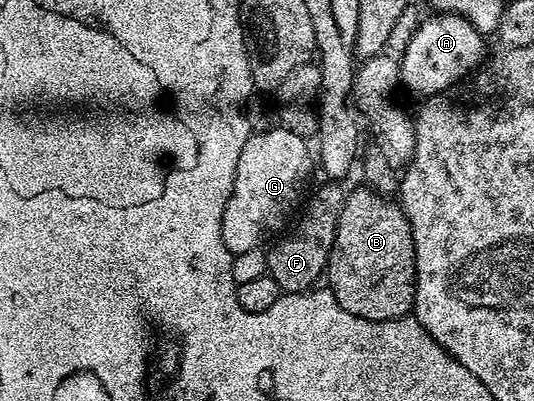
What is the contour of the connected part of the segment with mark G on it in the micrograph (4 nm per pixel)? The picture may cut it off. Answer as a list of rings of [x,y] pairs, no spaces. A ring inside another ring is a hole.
[[[273,127],[251,133],[240,152],[233,190],[221,216],[221,238],[232,256],[257,249],[268,232],[282,230],[288,216],[299,207],[303,181],[314,167],[314,154],[305,137]]]

